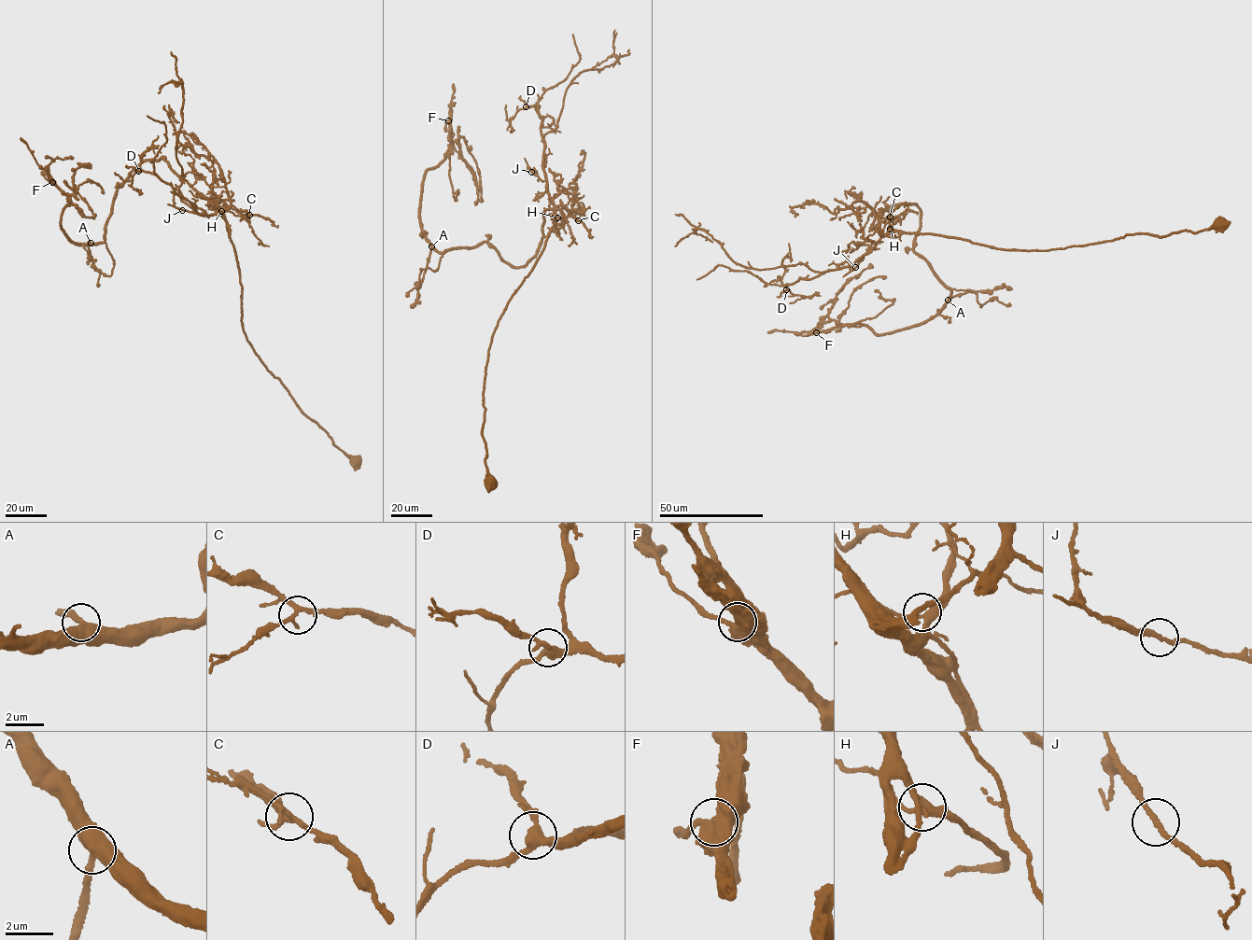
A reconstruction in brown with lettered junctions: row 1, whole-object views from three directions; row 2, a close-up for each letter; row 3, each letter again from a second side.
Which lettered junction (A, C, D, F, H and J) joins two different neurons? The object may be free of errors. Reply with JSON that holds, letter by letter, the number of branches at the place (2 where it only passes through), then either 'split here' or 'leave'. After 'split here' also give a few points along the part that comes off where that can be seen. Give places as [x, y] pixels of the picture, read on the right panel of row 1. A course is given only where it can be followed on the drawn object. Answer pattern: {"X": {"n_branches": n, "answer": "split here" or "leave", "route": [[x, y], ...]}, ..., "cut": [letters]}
{"A": {"n_branches": 2, "answer": "leave"}, "C": {"n_branches": 3, "answer": "leave"}, "D": {"n_branches": 3, "answer": "leave"}, "F": {"n_branches": 2, "answer": "leave"}, "H": {"n_branches": 3, "answer": "leave"}, "J": {"n_branches": 2, "answer": "leave"}, "cut": []}

